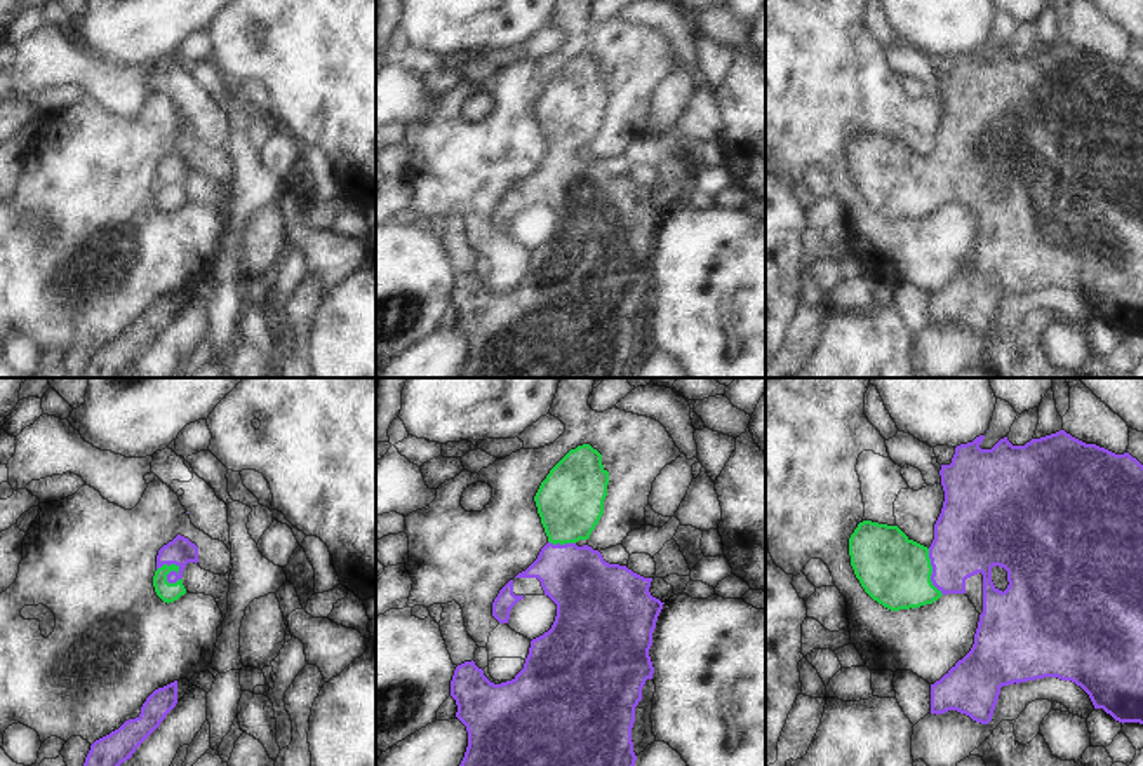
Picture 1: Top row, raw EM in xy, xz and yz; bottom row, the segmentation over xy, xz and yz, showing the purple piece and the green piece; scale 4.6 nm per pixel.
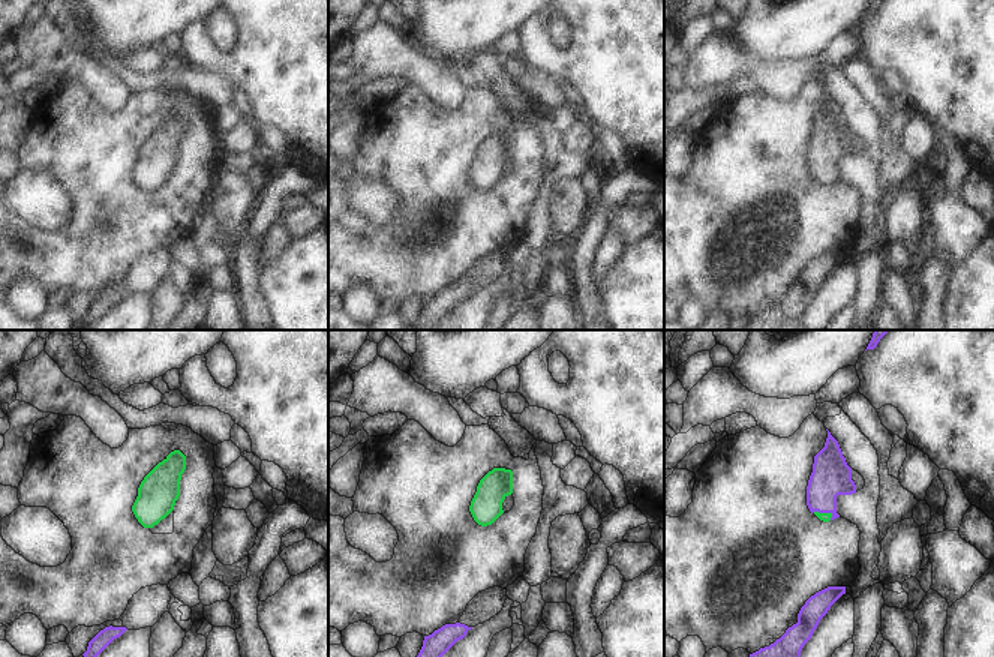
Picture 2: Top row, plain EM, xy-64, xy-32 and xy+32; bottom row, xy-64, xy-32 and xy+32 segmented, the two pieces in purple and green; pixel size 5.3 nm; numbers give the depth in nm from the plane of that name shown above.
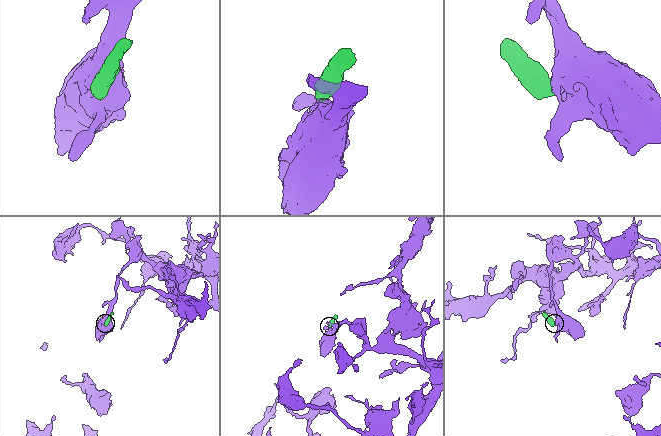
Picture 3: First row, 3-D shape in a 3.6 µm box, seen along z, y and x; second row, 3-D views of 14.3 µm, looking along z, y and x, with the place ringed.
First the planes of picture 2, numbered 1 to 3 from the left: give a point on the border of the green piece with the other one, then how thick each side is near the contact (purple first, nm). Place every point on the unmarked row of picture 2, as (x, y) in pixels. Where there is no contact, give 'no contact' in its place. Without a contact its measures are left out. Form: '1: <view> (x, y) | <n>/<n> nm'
1: no contact
2: no contact
3: xy+32 (823, 176) | 220/50 nm

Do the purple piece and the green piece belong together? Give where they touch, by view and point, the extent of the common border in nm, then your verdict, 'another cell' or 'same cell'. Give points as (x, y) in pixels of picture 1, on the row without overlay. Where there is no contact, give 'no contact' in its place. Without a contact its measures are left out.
xy (174, 181) | 130 nm | same cell

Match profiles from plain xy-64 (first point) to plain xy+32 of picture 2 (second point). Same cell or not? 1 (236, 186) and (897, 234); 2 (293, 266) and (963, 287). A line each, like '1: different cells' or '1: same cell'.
1: same cell
2: same cell

